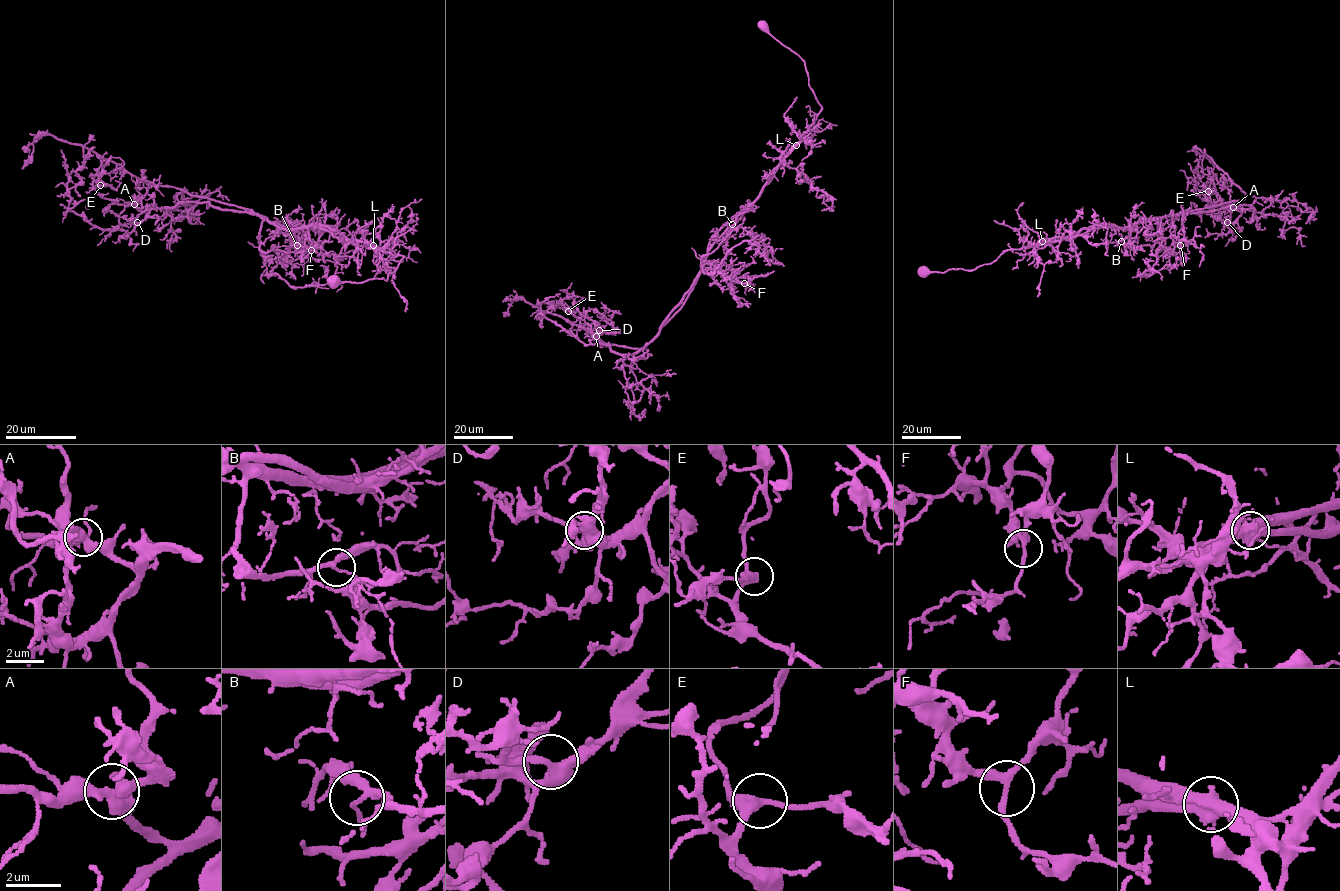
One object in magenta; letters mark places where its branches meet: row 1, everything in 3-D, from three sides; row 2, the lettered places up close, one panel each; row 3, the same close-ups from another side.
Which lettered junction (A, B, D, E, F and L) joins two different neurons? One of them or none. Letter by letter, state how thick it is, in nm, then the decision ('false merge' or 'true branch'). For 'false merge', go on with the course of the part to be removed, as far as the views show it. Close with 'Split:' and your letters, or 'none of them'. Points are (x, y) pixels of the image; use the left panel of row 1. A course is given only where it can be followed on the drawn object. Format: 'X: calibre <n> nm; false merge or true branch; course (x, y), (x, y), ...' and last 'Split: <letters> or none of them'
A: calibre 400 nm; true branch
B: calibre 200 nm; true branch
D: calibre 360 nm; true branch
E: calibre 360 nm; true branch
F: calibre 260 nm; true branch
L: calibre 500 nm; false merge; course (373, 245), (323, 226), (281, 228), (251, 210), (148, 184), (51, 135), (32, 141), (31, 159), (22, 168)
Split: L

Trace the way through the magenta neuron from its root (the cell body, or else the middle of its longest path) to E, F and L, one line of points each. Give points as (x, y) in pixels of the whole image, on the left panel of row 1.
E: (335, 281), (386, 279), (403, 257), (313, 225), (288, 229), (208, 203), (139, 211), (105, 198), (100, 185)
F: (335, 281), (386, 279), (403, 257), (313, 225), (262, 222), (264, 257), (285, 259), (297, 238), (311, 250)
L: (335, 281), (361, 283), (372, 278), (386, 279), (403, 257), (379, 250), (373, 245)

